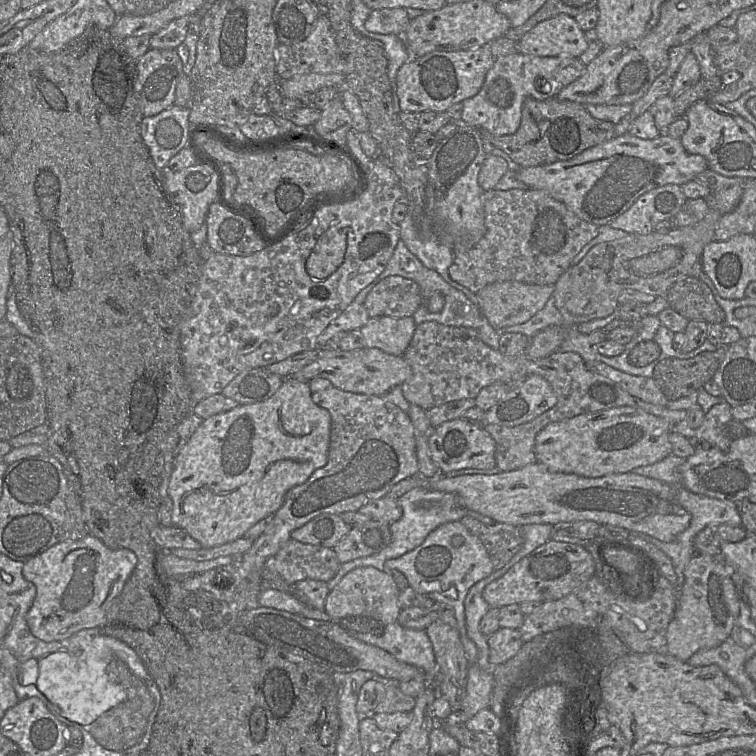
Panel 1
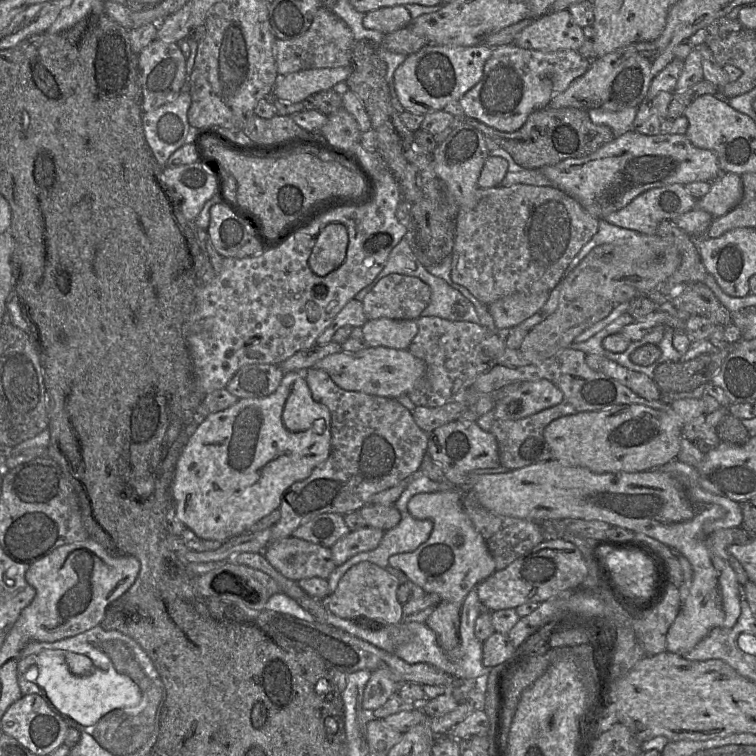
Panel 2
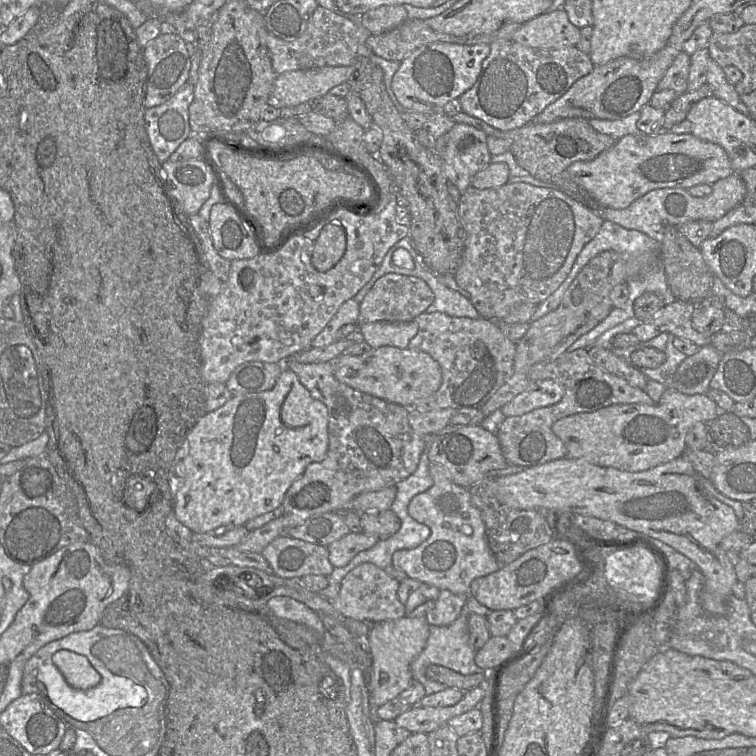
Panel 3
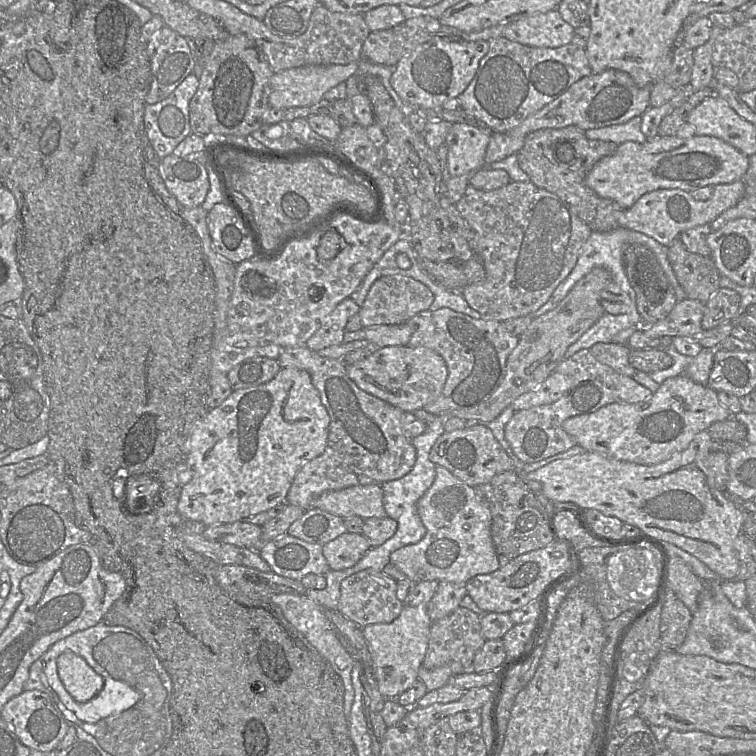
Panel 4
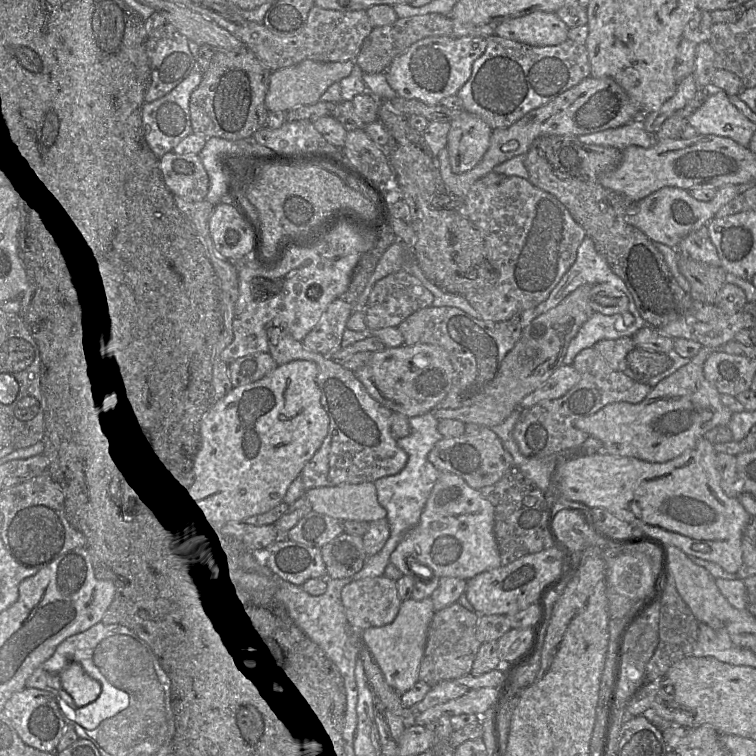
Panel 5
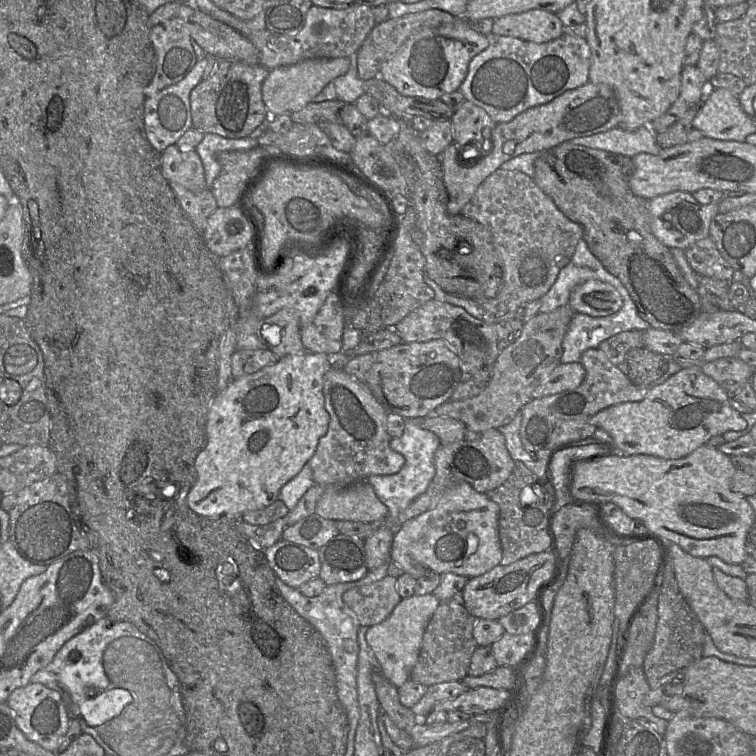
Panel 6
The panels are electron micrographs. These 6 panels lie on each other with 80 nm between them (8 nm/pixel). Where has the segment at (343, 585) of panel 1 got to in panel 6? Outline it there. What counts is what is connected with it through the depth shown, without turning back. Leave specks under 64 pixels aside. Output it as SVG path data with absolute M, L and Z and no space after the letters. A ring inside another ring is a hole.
M386 575L371 584L347 590L343 602L355 613L360 626L374 626L384 621L402 599L397 578Z

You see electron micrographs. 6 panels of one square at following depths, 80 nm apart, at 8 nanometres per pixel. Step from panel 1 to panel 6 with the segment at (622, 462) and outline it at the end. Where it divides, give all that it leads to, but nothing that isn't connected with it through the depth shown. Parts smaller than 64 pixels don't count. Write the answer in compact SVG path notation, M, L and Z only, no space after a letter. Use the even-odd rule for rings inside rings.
M694 365L682 368L664 383L652 387L643 400L612 405L590 417L588 422L612 437L619 453L610 454L645 454L679 459L715 435L746 428L746 420L730 405L730 397L733 396L705 375L699 365Z

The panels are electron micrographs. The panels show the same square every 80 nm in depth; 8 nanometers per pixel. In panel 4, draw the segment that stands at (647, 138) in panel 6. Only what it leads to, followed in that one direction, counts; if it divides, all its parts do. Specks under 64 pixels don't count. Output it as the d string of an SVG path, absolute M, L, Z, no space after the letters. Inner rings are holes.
M636 116L623 124L588 129L585 136L591 140L610 141L622 144L626 141L644 143L648 139L641 131L642 117Z

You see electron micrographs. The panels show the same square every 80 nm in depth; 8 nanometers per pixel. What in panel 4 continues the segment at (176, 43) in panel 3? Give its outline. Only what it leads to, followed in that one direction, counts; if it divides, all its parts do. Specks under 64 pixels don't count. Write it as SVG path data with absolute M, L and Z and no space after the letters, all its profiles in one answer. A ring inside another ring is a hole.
M163 26L147 41L152 79L146 95L147 104L155 104L167 98L195 66L187 39Z

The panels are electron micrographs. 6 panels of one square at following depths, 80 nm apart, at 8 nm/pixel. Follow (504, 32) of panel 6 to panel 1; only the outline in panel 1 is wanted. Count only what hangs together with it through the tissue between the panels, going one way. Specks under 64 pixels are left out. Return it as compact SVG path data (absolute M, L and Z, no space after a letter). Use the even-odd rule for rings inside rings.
M558 14L538 23L518 41L519 52L536 56L579 58L587 47L584 30L567 14Z

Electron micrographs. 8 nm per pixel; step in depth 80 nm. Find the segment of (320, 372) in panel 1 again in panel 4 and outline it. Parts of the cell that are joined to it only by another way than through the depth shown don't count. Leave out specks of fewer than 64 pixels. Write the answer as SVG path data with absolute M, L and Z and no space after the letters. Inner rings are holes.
M388 346L374 349L368 357L346 366L347 375L366 393L403 412L414 412L436 400L448 377L444 359L426 347Z

